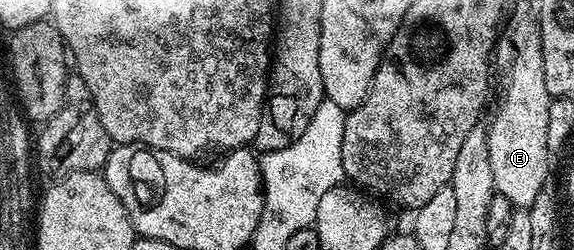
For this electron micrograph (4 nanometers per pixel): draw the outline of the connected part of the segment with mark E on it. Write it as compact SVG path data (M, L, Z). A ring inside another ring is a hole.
M517 17L507 29L508 25L499 41L499 57L501 53L502 59L509 61L509 70L505 73L505 90L501 93L501 106L493 122L487 125L491 173L494 190L500 196L502 193L510 206L528 211L537 196L547 189L545 180L549 177L551 156L547 143L547 115L551 98L547 91L547 79L543 75L538 22L534 18L532 21L529 17Z

